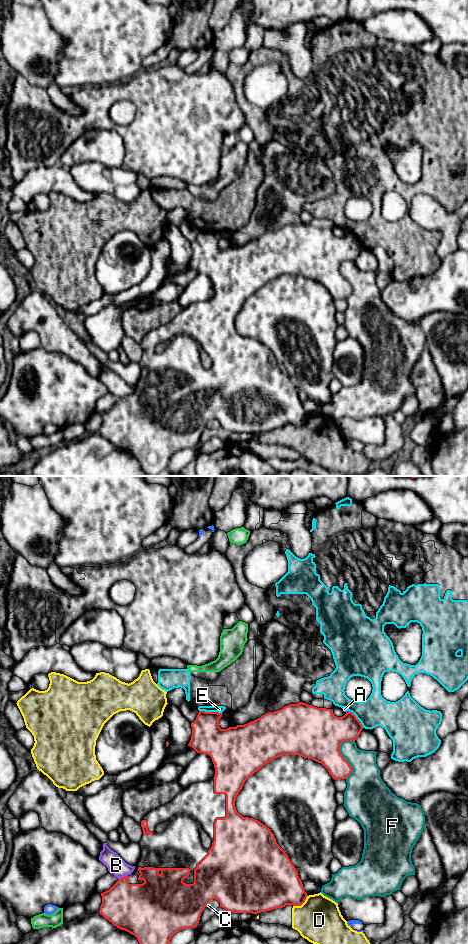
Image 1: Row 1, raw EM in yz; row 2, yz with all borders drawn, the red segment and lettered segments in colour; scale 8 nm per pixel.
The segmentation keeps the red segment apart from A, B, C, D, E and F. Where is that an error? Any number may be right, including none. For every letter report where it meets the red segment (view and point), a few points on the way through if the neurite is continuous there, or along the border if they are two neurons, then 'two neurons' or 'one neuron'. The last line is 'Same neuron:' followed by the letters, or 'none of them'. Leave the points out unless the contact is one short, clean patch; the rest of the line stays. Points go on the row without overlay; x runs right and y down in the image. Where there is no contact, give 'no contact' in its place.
A: meets red in yz at (347, 232); two neurons
B: meets red in yz at (123, 397); two neurons
C: meets red in yz at (208, 422); two neurons
D: meets red in yz at (301, 424); two neurons
E: meets red in yz at (210, 232); two neurons
F: meets red in yz at (341, 275); two neurons
Same neuron: none of them

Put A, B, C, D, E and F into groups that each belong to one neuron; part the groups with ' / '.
A / B / C / D E / F

